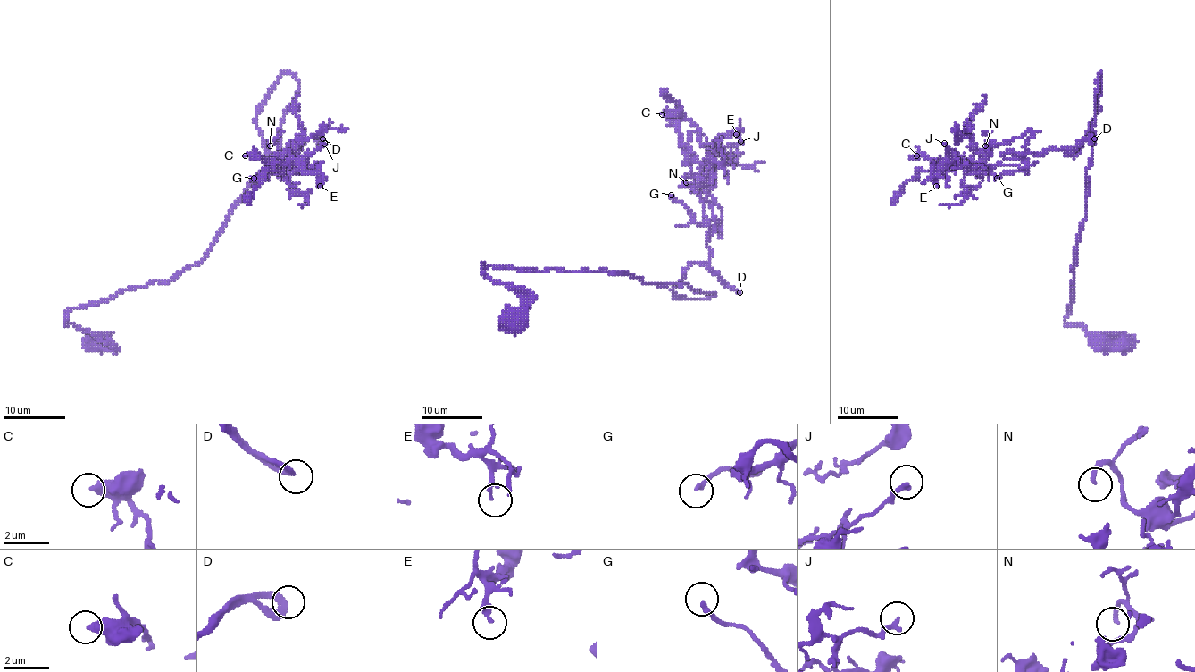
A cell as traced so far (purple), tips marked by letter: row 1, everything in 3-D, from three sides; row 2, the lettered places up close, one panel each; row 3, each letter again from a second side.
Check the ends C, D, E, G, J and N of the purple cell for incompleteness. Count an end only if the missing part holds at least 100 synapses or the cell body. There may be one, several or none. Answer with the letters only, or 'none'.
G, N

